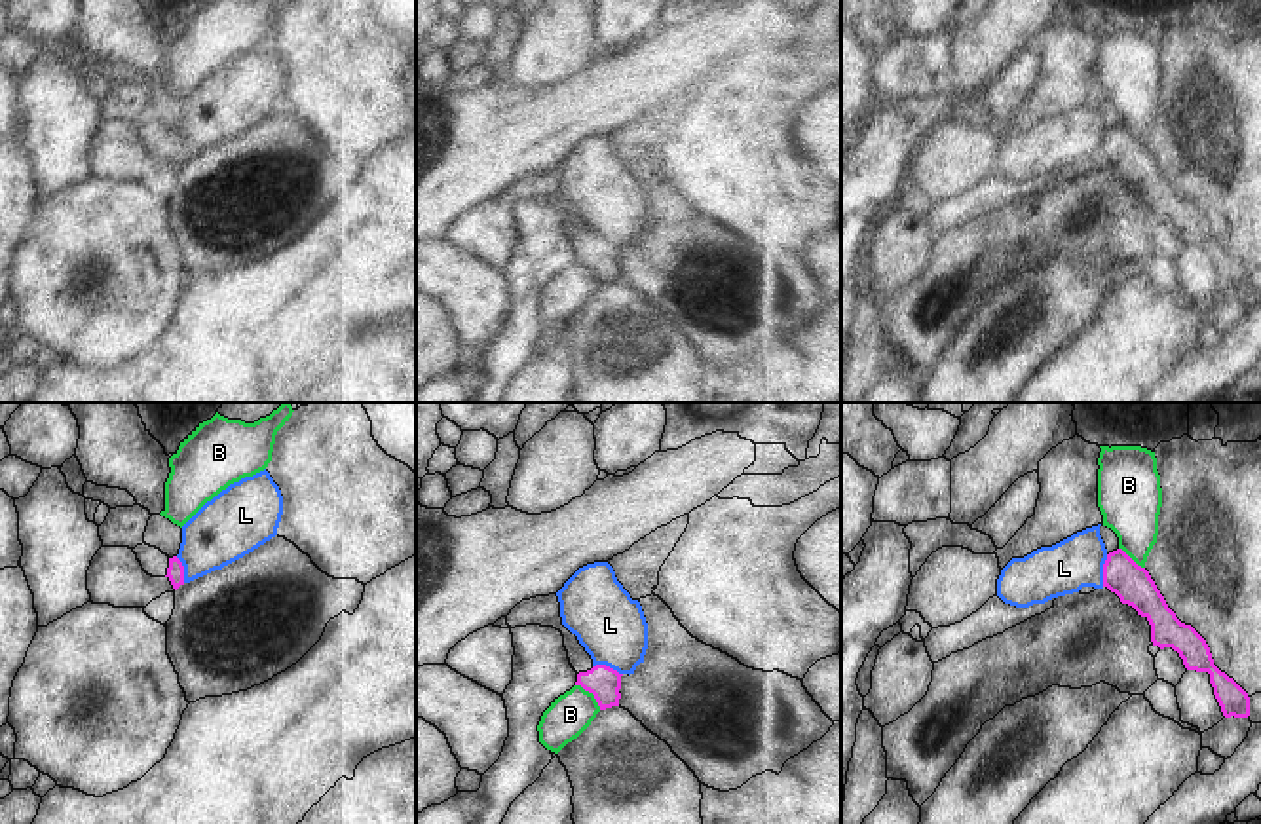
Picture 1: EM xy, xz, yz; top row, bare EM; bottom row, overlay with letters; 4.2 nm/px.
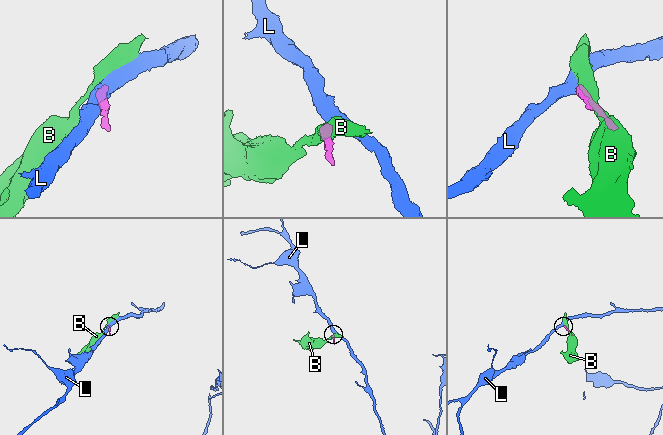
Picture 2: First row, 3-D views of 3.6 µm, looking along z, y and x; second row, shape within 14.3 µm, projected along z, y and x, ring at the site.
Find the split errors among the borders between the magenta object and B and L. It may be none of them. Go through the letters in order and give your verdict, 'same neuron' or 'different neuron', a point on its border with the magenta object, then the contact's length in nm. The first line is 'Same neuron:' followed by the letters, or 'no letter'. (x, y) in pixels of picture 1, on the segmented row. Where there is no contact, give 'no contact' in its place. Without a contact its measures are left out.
Same neuron: no letter
B: different neuron; meets magenta in xz at (591, 692); contact 160 nm long
L: different neuron; meets magenta in yz at (1104, 570); contact 140 nm long

